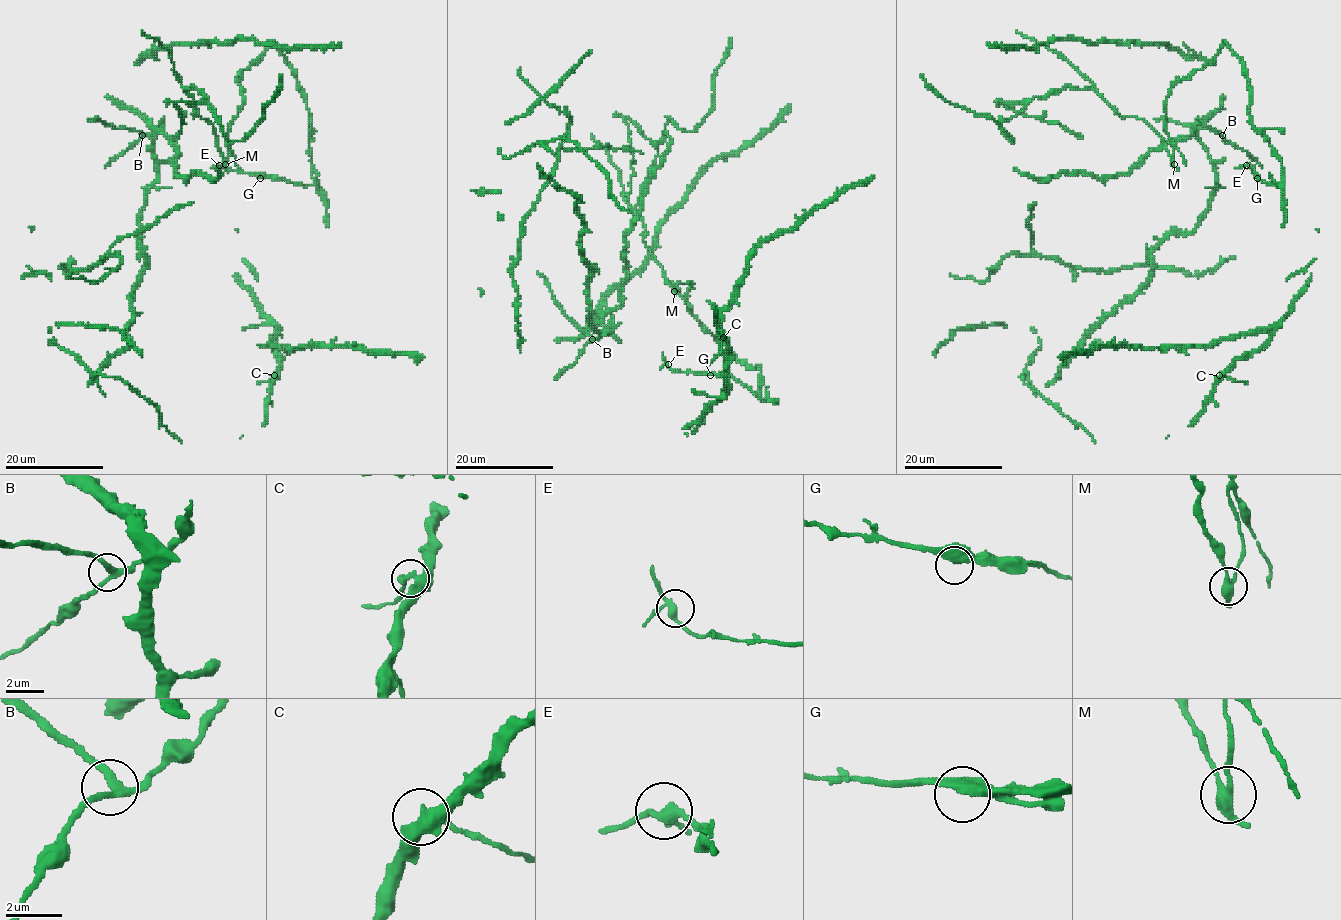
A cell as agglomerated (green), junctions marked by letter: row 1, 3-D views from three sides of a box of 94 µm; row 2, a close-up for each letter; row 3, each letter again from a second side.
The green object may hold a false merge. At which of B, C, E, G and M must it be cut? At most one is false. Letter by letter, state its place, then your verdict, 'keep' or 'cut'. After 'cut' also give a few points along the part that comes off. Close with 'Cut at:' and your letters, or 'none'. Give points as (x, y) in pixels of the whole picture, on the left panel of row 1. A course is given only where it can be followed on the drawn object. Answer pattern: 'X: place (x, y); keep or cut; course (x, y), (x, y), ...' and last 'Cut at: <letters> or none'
B: place (142, 135); keep
C: place (274, 375); keep
E: place (219, 165); keep
G: place (260, 178); keep
M: place (225, 164); cut; course (225, 163), (214, 127), (194, 117), (185, 88), (207, 97), (222, 134), (238, 141), (263, 118), (280, 74)
Cut at: M

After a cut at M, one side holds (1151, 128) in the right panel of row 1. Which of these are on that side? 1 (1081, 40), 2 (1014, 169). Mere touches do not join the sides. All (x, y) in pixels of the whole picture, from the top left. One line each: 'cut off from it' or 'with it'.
1: cut off from it
2: cut off from it

